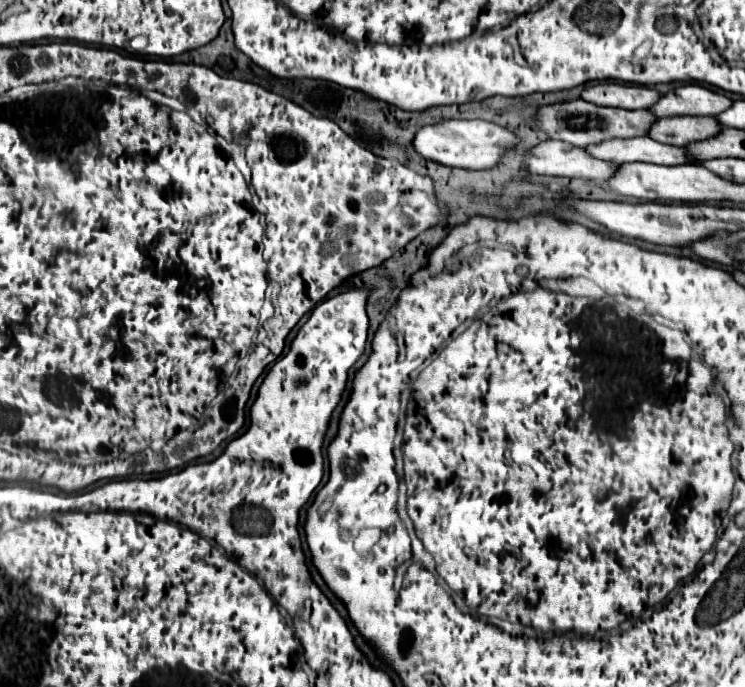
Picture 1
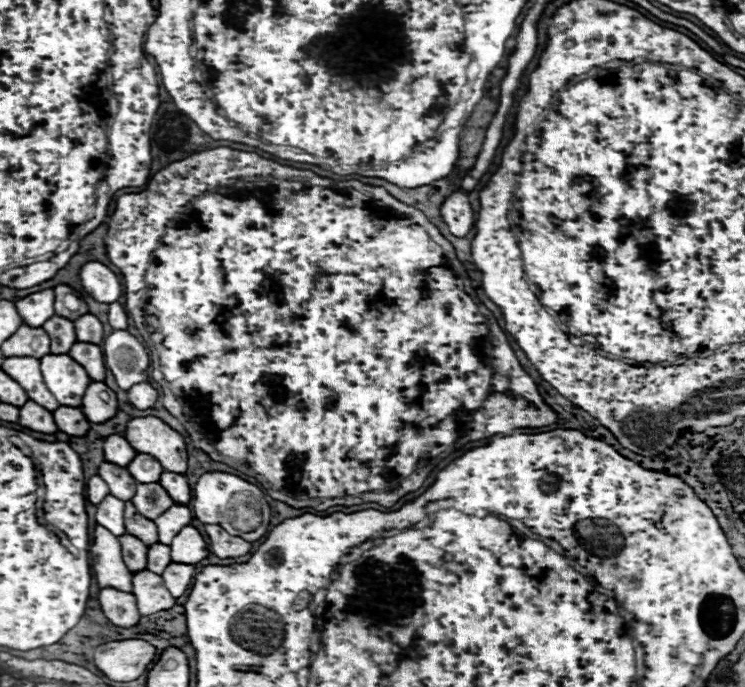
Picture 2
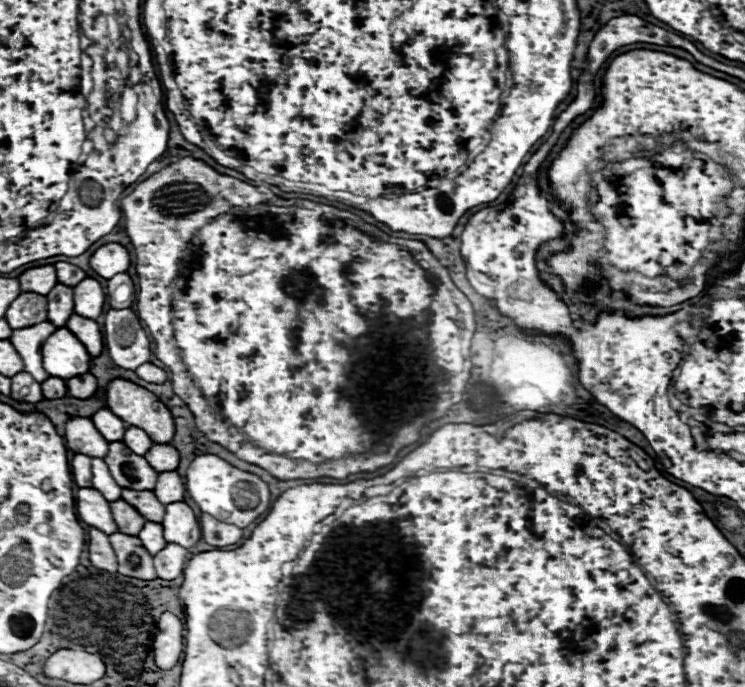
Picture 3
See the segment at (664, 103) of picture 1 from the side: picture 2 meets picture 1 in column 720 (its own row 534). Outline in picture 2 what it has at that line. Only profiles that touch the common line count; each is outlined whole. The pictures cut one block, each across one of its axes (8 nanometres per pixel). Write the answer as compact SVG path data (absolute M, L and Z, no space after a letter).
M96 526L94 530L90 564L100 588L110 586L122 592L132 592L132 572L122 560L122 546L118 538L114 538L114 534L102 526Z

